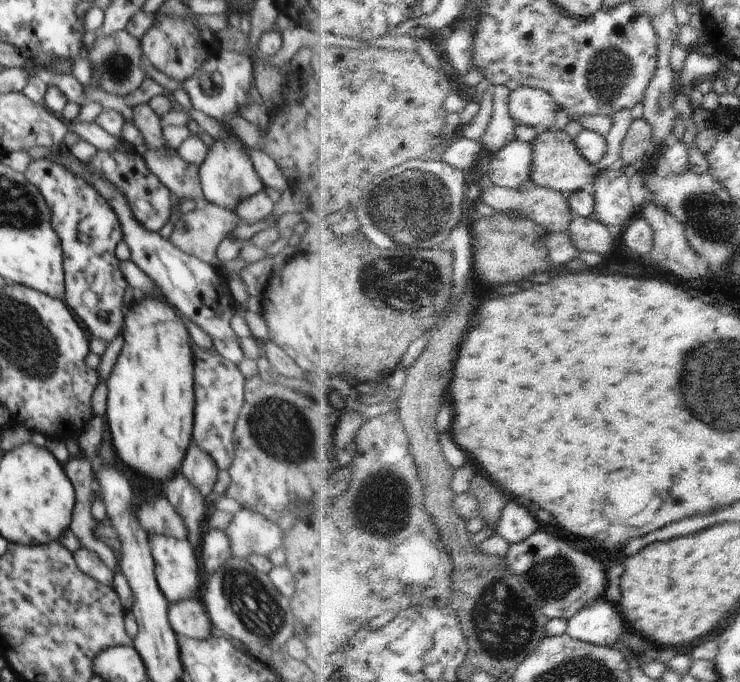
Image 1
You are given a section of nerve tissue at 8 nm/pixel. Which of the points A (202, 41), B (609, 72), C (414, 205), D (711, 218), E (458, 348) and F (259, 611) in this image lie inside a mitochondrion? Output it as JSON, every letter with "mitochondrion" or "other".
{"A":"other","B":"mitochondrion","C":"mitochondrion","D":"mitochondrion","E":"other","F":"mitochondrion"}

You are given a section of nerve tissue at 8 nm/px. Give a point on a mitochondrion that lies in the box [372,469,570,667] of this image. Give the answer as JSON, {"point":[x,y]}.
{"point":[505,623]}

